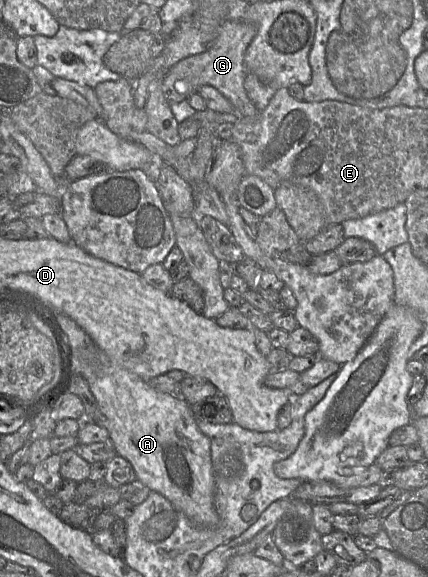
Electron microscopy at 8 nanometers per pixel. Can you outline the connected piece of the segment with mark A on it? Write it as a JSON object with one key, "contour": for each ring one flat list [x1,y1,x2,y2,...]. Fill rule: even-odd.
{"contour":[[93,342,79,350,79,374,90,387,98,404,98,422,106,428,117,455,132,465,136,479,151,491,164,496,192,522,204,527,216,526,219,516,214,506,215,482,212,473,210,439,204,435,194,419,190,405,180,396,155,390,130,371,114,365]]}

